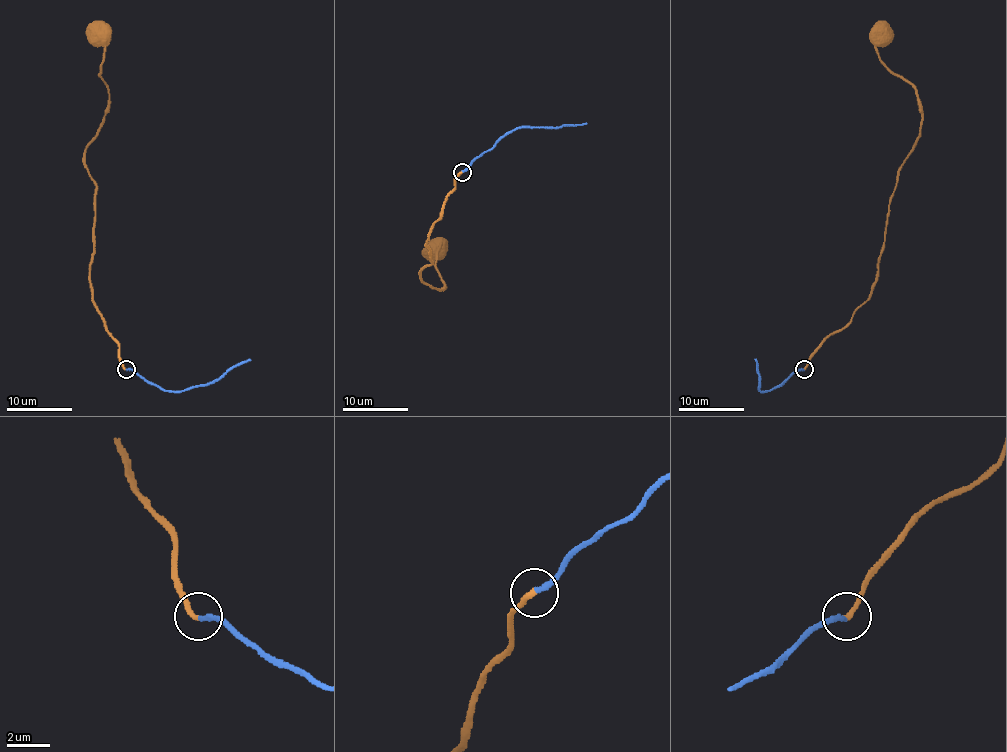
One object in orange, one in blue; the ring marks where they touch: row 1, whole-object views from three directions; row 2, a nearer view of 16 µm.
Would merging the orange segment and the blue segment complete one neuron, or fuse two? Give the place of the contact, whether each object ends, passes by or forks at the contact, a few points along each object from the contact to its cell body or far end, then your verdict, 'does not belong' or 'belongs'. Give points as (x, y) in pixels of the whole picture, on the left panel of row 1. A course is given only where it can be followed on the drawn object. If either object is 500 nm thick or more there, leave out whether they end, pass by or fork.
at (126, 369); orange ends there; blue ends there; orange runs (125, 368), (93, 299), (89, 273), (96, 184), (84, 150), (109, 91), (99, 76), (102, 33); blue runs (125, 368), (132, 368), (150, 383), (165, 390), (181, 391), (214, 383), (250, 358); belongs

